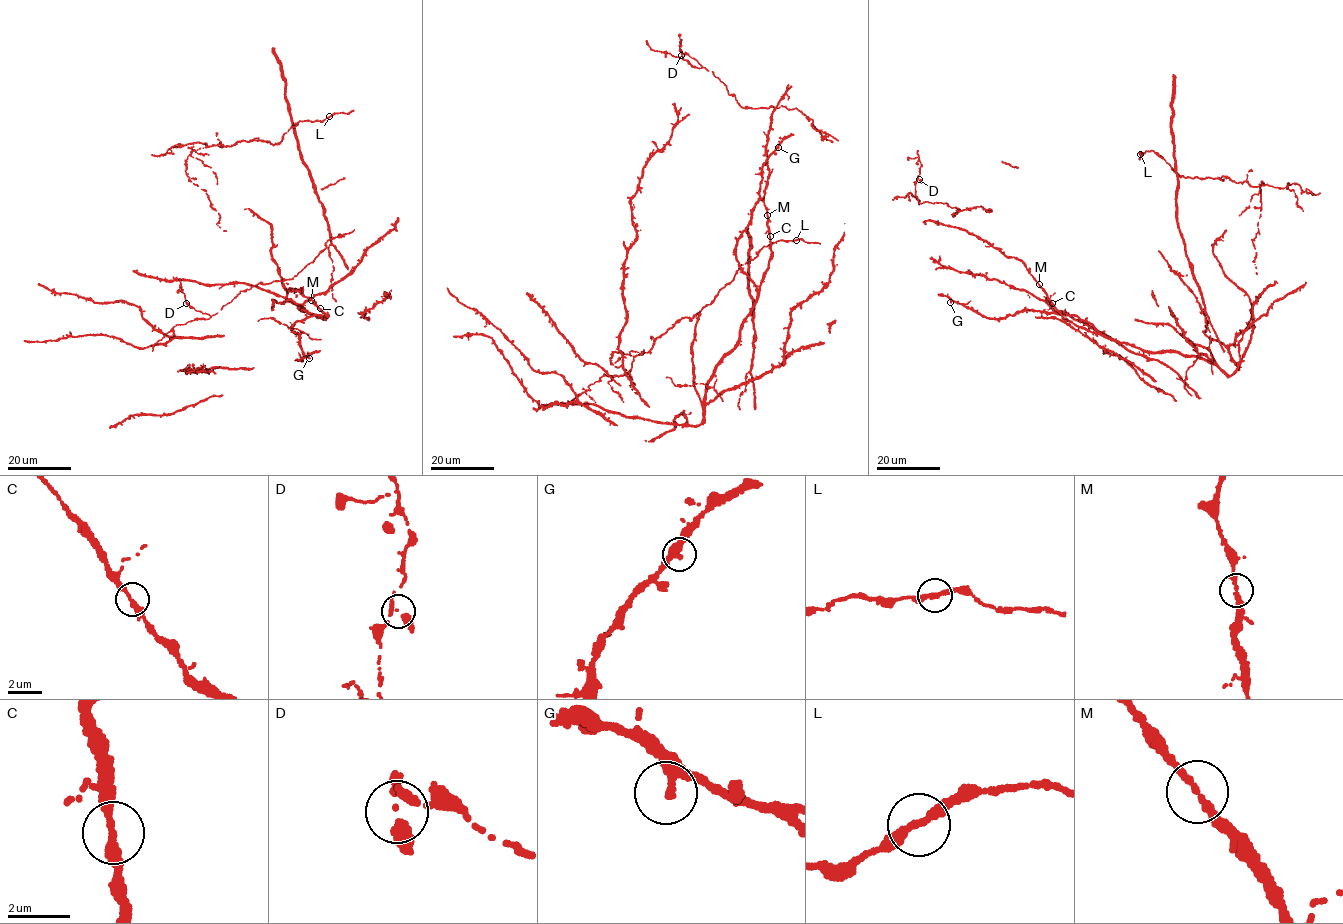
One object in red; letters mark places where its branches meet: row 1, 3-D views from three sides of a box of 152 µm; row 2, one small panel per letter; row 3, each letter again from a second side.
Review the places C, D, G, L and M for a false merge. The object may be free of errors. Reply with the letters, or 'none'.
none

